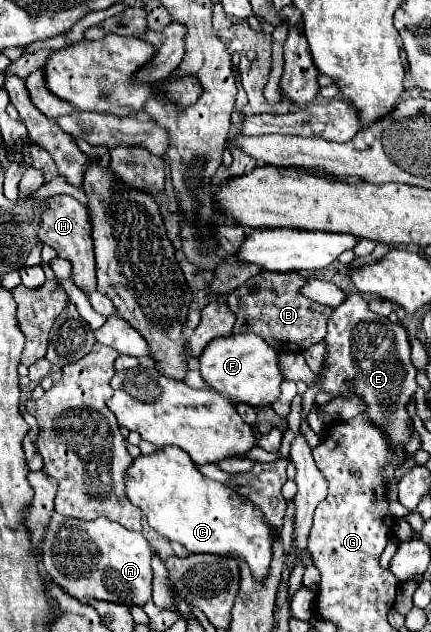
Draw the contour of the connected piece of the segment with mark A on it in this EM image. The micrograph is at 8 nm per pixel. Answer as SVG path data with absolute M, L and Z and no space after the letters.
M53 511L41 549L41 561L51 581L81 603L89 599L103 599L123 605L143 605L151 599L153 551L143 533L129 531L123 525L109 521L107 517L81 521Z

